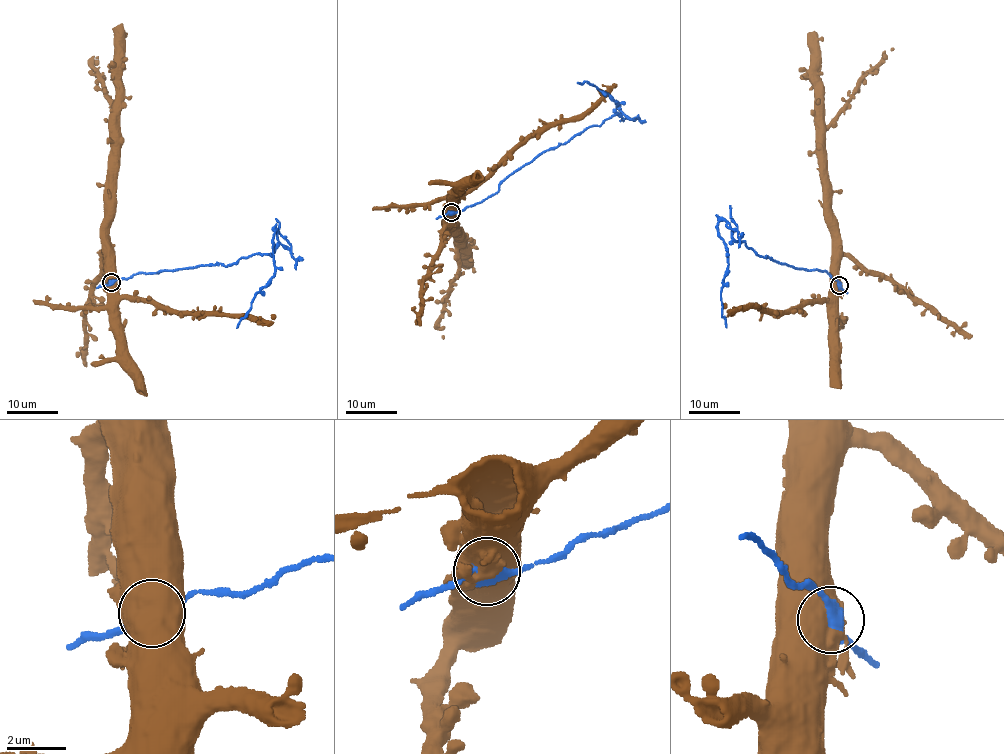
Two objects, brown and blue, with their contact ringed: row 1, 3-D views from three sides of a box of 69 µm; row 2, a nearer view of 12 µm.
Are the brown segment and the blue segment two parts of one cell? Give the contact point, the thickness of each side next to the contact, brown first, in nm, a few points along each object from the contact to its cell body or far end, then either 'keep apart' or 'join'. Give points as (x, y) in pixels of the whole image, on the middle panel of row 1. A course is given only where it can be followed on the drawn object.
(451, 212) | 650/550 nm | brown via (450, 212), (459, 272), (438, 320), (444, 338) | blue via (450, 212), (484, 201), (540, 154), (621, 113), (616, 100), (616, 104), (606, 92), (592, 83), (577, 83) | keep apart

